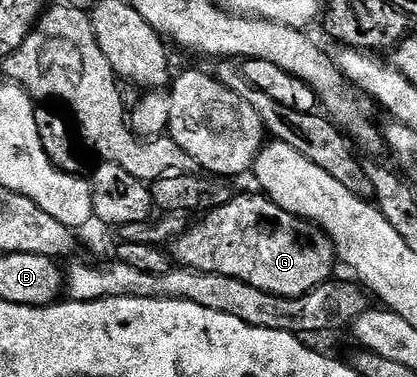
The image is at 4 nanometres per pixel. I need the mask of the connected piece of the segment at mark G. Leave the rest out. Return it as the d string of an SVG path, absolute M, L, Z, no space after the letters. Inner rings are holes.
M256 193L234 195L222 207L205 212L204 221L189 224L188 230L170 246L173 262L199 273L233 277L275 297L301 297L314 291L323 281L333 280L332 268L338 265L338 258L332 240L312 222L290 215L290 211L282 211L278 203Z

